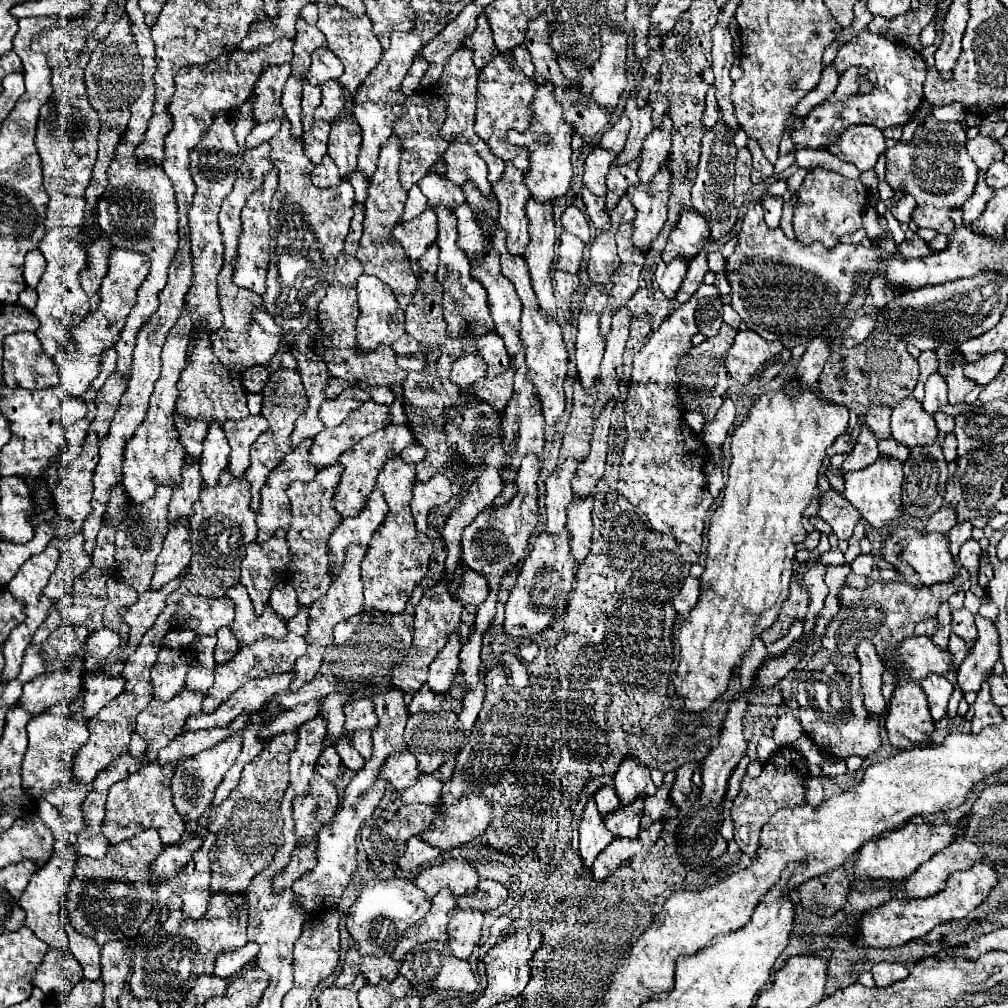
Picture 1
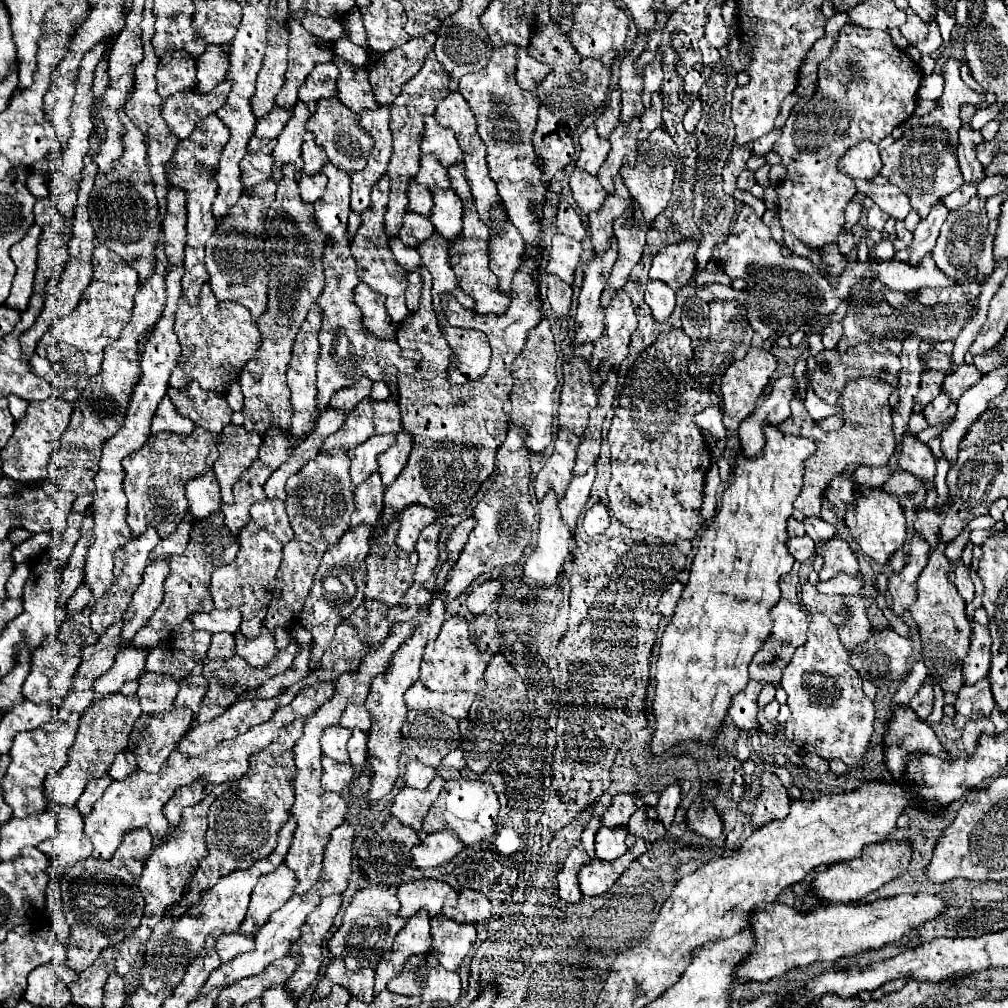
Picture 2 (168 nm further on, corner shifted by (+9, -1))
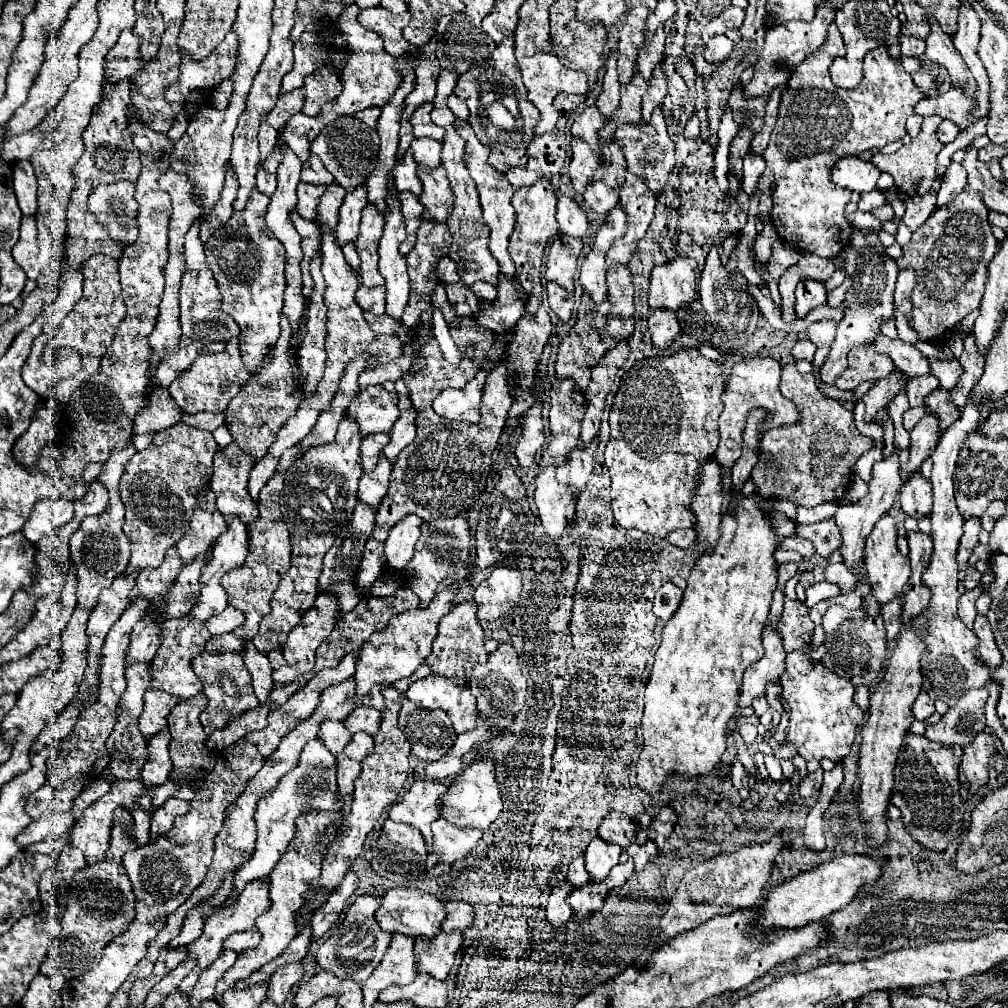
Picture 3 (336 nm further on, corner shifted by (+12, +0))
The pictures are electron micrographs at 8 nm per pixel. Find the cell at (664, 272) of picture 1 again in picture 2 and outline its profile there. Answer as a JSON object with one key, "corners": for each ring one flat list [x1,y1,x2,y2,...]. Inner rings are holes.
{"corners":[[648,279,644,301,650,305,654,319,664,321,676,305,676,291,670,285,666,285,664,281]]}

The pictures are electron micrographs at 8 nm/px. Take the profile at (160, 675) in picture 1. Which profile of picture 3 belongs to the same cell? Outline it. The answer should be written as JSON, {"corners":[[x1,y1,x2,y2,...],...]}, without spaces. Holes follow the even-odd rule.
{"corners":[[157,688,145,692,145,710,139,718,139,730,145,740,151,740,157,732,167,730,167,716,175,704,177,700,173,700,167,692]]}

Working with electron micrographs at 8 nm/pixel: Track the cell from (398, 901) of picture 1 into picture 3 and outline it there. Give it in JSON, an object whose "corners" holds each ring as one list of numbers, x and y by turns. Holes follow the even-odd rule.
{"corners":[[359,896,347,910,343,924,333,932,327,942,323,942,315,954,317,966,323,970,333,972,339,980,355,980,363,982,371,976,371,972,379,966,385,950,389,948,391,936,385,936,381,928,377,928,377,920,373,920,375,910,379,908,377,898,373,896]]}

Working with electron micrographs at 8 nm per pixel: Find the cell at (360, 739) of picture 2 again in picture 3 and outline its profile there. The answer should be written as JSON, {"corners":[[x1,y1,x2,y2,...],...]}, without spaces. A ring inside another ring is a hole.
{"corners":[[365,732,353,734,353,740,345,746,343,754,351,760,363,760,365,756,373,754,373,736,369,736]]}

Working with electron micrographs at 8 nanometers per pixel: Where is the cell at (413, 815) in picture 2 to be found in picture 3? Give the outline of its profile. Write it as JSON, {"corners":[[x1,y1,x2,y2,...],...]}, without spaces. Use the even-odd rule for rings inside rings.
{"corners":[[413,782,403,800,389,808,389,818,393,822,405,822,423,832,429,832,431,822,441,816,441,796,445,792,447,786,439,782]]}

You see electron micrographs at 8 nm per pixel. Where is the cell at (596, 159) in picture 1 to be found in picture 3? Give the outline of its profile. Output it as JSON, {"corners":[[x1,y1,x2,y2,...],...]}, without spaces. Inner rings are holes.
{"corners":[[589,106,575,118,571,132,575,136,581,136,593,150,599,152,599,144,597,144,599,142,599,130,605,126,605,122,607,122,607,118,599,112,599,108]]}

